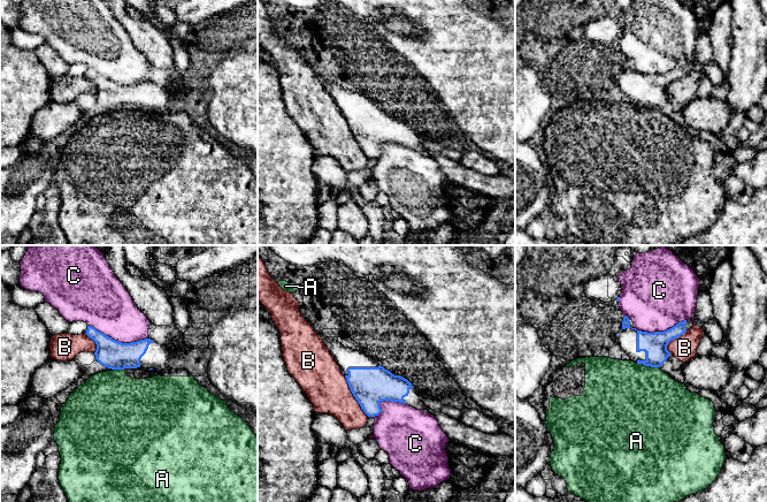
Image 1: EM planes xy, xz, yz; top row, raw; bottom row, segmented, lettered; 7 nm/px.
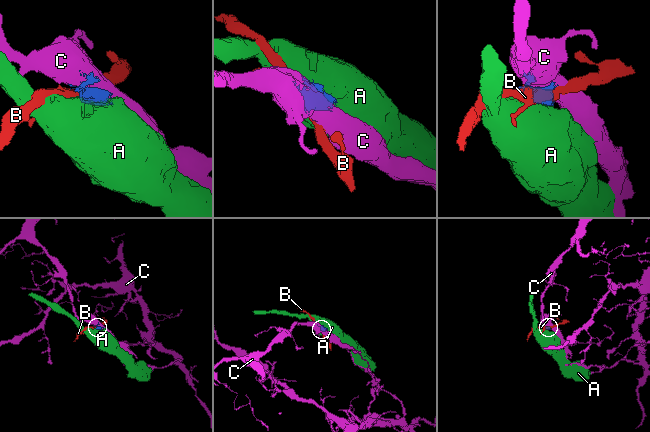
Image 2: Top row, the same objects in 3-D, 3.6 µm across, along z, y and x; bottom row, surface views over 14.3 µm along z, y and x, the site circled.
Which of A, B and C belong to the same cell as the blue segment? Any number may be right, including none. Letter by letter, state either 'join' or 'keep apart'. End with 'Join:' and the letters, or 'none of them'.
A: keep apart
B: keep apart
C: keep apart
Join: none of them

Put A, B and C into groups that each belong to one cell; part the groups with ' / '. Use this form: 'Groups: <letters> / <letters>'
Groups: A / B / C

